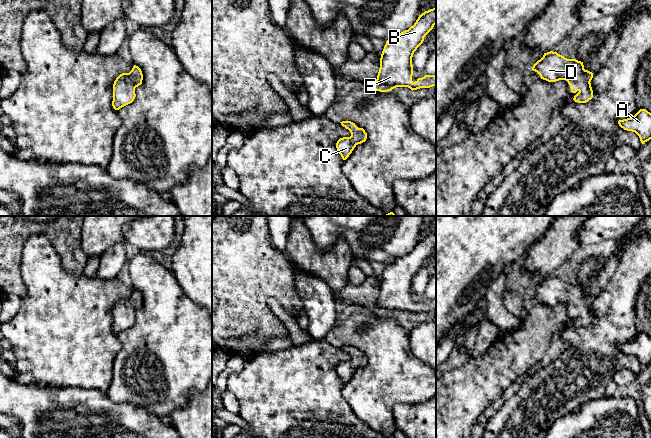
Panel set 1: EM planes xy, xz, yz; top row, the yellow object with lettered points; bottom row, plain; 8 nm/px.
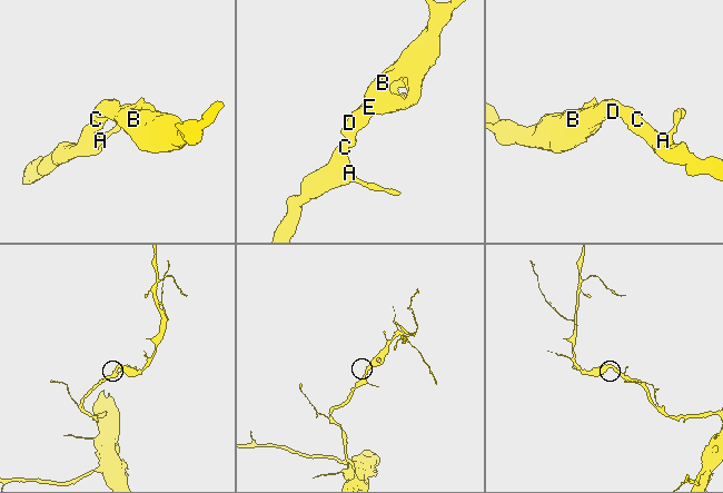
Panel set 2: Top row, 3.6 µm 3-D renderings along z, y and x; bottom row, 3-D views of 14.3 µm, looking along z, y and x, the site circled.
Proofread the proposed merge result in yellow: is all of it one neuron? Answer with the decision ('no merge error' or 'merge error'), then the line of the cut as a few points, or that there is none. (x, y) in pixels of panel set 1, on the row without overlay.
no merge error | no cut

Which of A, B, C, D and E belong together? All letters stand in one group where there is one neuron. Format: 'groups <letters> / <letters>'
groups A B C D E

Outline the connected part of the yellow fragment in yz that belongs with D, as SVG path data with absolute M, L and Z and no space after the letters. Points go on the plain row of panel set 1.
M557 276L544 277L532 291L541 303L548 306L566 304L571 316L575 317L573 324L578 327L586 327L593 322L591 304L593 297L585 294L583 286L576 283L567 283Z

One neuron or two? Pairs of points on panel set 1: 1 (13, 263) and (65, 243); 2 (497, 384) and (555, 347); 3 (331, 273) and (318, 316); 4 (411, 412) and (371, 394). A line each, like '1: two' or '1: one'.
1: one
2: two
3: two
4: two

